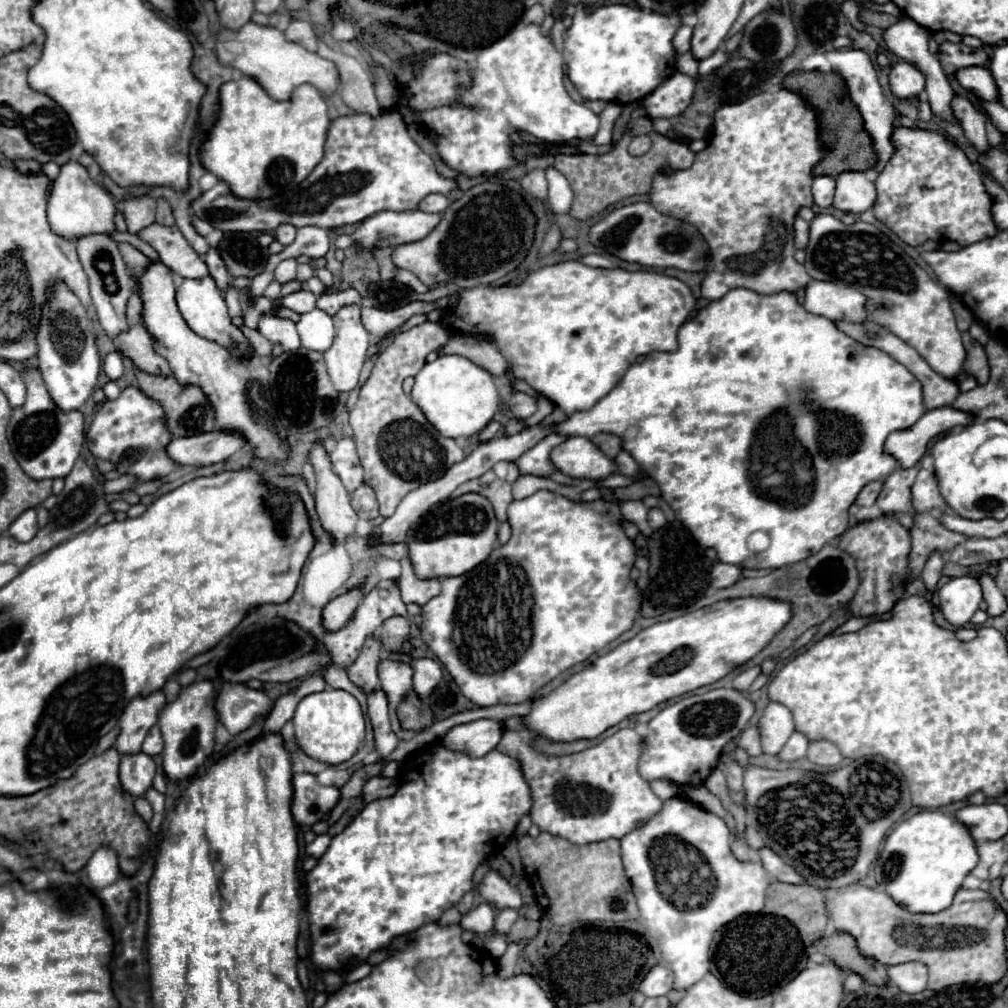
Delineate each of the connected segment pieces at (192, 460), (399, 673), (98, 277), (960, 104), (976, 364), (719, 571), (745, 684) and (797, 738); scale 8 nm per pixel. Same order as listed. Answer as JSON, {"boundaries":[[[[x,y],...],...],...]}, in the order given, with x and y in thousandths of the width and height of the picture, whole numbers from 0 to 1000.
{"boundaries":[[[[212,427],[185,435],[171,435],[171,438],[167,440],[167,452],[179,462],[206,462],[212,458],[222,458],[242,440],[244,435],[240,429]]],[[[377,655],[377,665],[375,665],[375,673],[377,673],[377,681],[379,685],[385,688],[385,696],[387,696],[387,716],[389,716],[389,724],[391,728],[399,730],[399,720],[395,718],[393,712],[393,700],[397,698],[397,694],[409,685],[409,661],[401,659],[401,657],[391,657],[391,655]]],[[[87,232],[77,238],[77,254],[79,260],[89,276],[89,294],[93,300],[93,306],[97,310],[97,317],[103,325],[103,329],[113,335],[119,329],[127,325],[125,321],[125,300],[129,294],[131,278],[127,274],[127,266],[121,258],[121,252],[117,248],[117,240],[109,232]]],[[[947,94],[944,99],[944,109],[948,117],[952,119],[952,125],[956,127],[960,139],[972,149],[978,151],[982,145],[978,141],[978,113],[972,110],[960,97]]],[[[954,329],[954,337],[956,337],[956,343],[960,347],[960,359],[958,359],[958,369],[968,373],[970,375],[970,381],[976,383],[980,381],[980,353],[976,349],[976,343],[970,341],[960,329]]],[[[712,558],[706,563],[704,573],[706,573],[706,581],[708,583],[722,583],[722,581],[730,579],[736,573],[736,563],[734,562],[728,562],[728,560]]],[[[746,661],[746,663],[738,665],[738,667],[734,667],[734,669],[728,673],[726,681],[728,681],[730,685],[742,685],[744,679],[750,675],[752,669],[754,669],[754,661]]],[[[788,726],[786,732],[780,736],[778,744],[772,748],[774,754],[792,754],[792,752],[798,752],[800,750],[800,744],[802,744],[802,732],[798,732],[798,728],[794,726]]]]}

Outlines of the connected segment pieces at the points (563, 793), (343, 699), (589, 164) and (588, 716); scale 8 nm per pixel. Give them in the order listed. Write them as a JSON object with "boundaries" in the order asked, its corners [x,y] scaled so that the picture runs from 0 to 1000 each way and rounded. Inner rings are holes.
{"boundaries":[[[[627,722],[613,724],[579,746],[556,752],[540,752],[514,726],[502,724],[492,744],[516,756],[528,786],[528,815],[536,823],[558,829],[567,837],[619,831],[651,810],[659,798],[633,768],[637,730]]],[[[323,683],[298,694],[292,716],[292,732],[296,742],[308,752],[321,758],[339,758],[351,750],[357,734],[361,732],[361,708],[355,694],[343,685]]],[[[633,117],[627,125],[625,131],[621,131],[617,135],[617,139],[601,153],[595,155],[585,155],[585,153],[569,153],[569,155],[562,155],[562,153],[554,153],[550,159],[550,167],[554,171],[558,171],[562,175],[562,179],[567,185],[569,190],[569,200],[565,206],[565,214],[573,216],[573,218],[583,218],[589,212],[601,208],[603,204],[611,202],[617,196],[629,194],[629,192],[643,192],[645,183],[647,183],[647,175],[651,169],[655,169],[657,165],[665,165],[667,169],[677,169],[677,167],[685,167],[687,165],[687,149],[675,141],[669,141],[661,135],[655,135],[645,117]],[[633,133],[643,133],[647,139],[647,147],[639,153],[639,155],[625,155],[621,151],[621,145],[625,143],[625,139]]],[[[730,593],[730,595],[714,595],[710,601],[702,601],[663,617],[653,617],[645,623],[639,623],[627,635],[615,639],[607,647],[591,653],[577,667],[567,669],[562,677],[558,677],[544,690],[528,696],[528,704],[518,712],[518,720],[542,734],[548,736],[571,736],[571,734],[587,734],[593,732],[603,722],[615,718],[617,714],[647,704],[649,700],[683,688],[694,681],[708,679],[718,673],[724,665],[736,661],[746,651],[750,651],[766,631],[784,615],[784,599],[764,595],[764,593]]]]}

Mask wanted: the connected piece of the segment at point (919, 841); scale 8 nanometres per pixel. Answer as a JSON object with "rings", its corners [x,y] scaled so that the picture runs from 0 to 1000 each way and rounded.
{"rings":[[[917,804],[917,806],[903,810],[901,813],[893,815],[885,823],[885,827],[879,831],[873,851],[869,853],[867,869],[873,877],[873,881],[879,883],[881,887],[885,887],[885,891],[889,891],[889,895],[893,895],[893,899],[897,899],[899,903],[933,905],[944,897],[946,887],[954,881],[956,871],[968,861],[968,857],[970,857],[970,843],[968,843],[968,835],[964,831],[964,825],[960,823],[960,819],[956,819],[952,813],[948,813],[946,810],[940,810],[933,804]]]}

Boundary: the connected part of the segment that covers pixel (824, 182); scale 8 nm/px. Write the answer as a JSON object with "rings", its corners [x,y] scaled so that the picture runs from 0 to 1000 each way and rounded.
{"rings":[[[810,175],[806,183],[806,192],[808,192],[808,202],[813,206],[825,204],[827,198],[827,187],[829,179],[825,175]]]}

